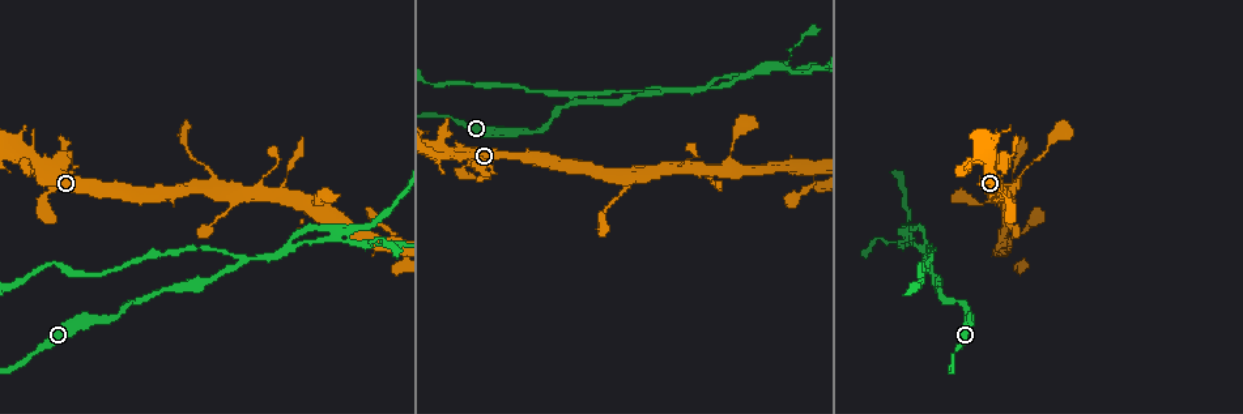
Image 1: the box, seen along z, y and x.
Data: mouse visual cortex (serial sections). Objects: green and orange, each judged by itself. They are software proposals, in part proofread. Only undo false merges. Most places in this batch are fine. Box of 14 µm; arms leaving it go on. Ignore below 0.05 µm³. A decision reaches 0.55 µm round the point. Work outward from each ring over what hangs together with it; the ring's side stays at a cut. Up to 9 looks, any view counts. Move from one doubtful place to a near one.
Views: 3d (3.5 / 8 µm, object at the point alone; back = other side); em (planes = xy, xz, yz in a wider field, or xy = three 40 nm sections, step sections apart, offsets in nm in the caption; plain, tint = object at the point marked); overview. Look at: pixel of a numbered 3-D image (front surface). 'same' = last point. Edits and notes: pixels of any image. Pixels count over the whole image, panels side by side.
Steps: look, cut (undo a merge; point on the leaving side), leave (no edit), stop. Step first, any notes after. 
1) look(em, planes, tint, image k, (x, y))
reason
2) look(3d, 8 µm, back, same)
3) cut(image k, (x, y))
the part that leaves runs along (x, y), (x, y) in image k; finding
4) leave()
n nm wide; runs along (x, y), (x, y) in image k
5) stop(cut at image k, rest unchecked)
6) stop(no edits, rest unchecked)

look(3d, 3.5 µm, back, image 1, (225, 213))
narrows sharply

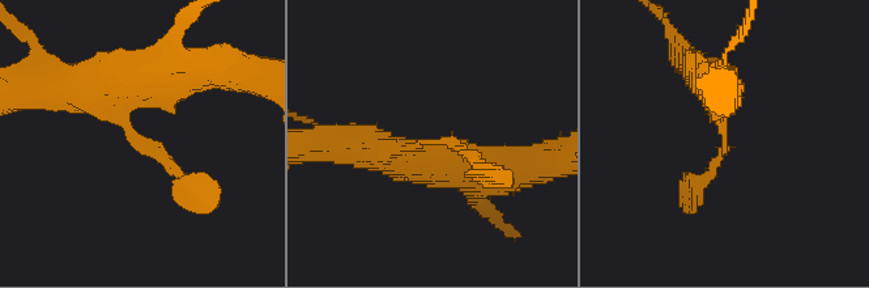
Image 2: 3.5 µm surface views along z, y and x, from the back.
look(em, planes, tint, image 2, (725, 145))
need the tissue

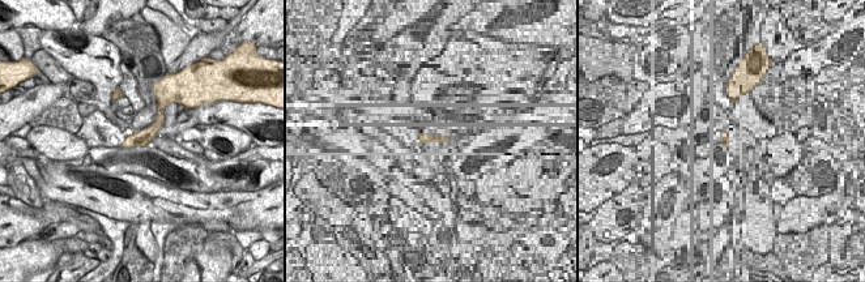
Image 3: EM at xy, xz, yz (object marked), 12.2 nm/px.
leave()
runs along (130, 71), (126, 123), (201, 191) in image 2; one cell here

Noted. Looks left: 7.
look(3d, 3.5 µm, image 1, (395, 232))
a narrow waist

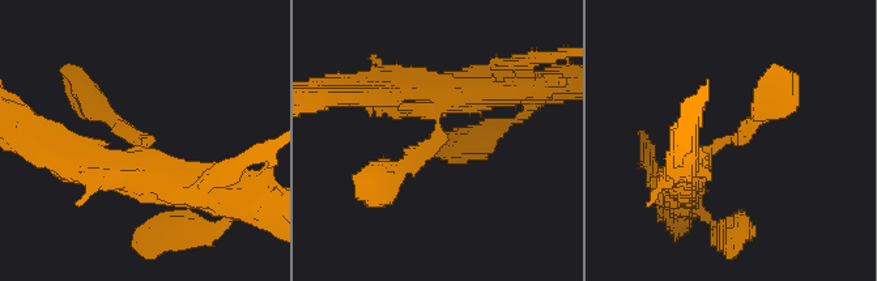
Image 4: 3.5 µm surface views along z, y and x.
look(em, xy, step 5, tint, image 4, (438, 134))
now the EM

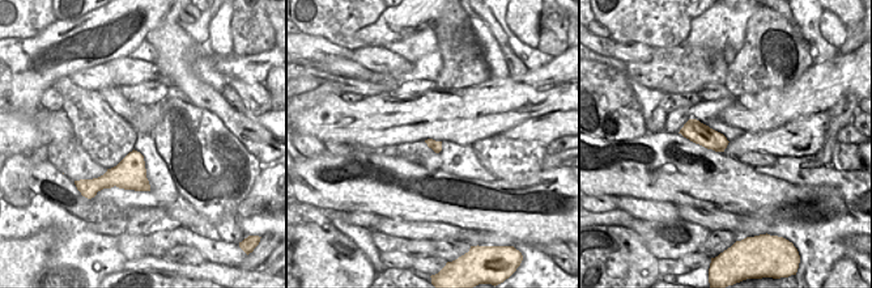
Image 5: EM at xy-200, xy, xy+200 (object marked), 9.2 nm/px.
leave()
runs along (677, 174), (741, 137), (775, 98) in image 4; all the same cell

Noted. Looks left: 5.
look(3d, 3.5 µm, image 1, (242, 259))
three-way junction

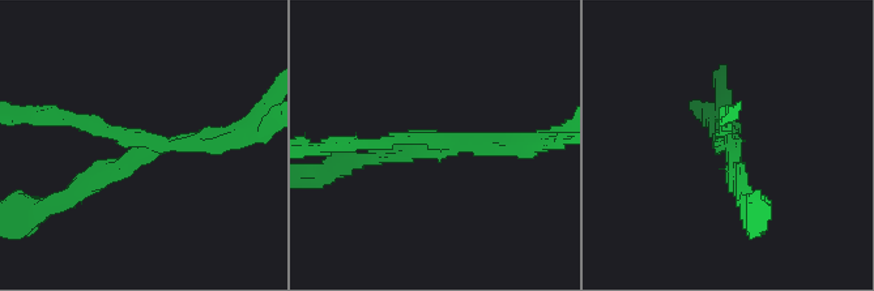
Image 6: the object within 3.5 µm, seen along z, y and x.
look(em, xy, step 5, tint, image 6, (728, 144))
shape alone is not enough

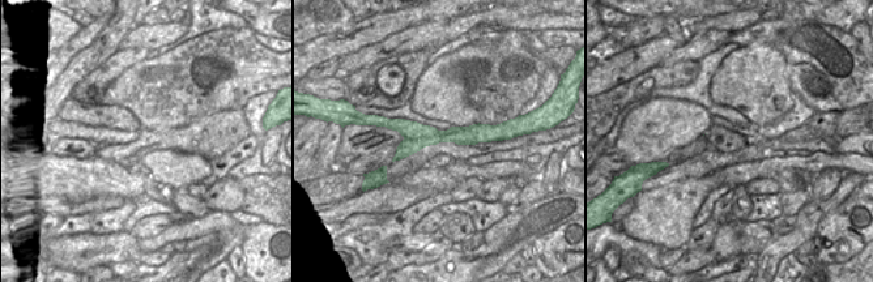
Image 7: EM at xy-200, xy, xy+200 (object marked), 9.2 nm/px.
cut(image 6, (94, 131))
240 nm wide; border along (439, 131), (433, 136), (404, 139) in image 7; two cells meet here

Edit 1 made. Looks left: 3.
stop(cut at image 6, rest unchecked)

